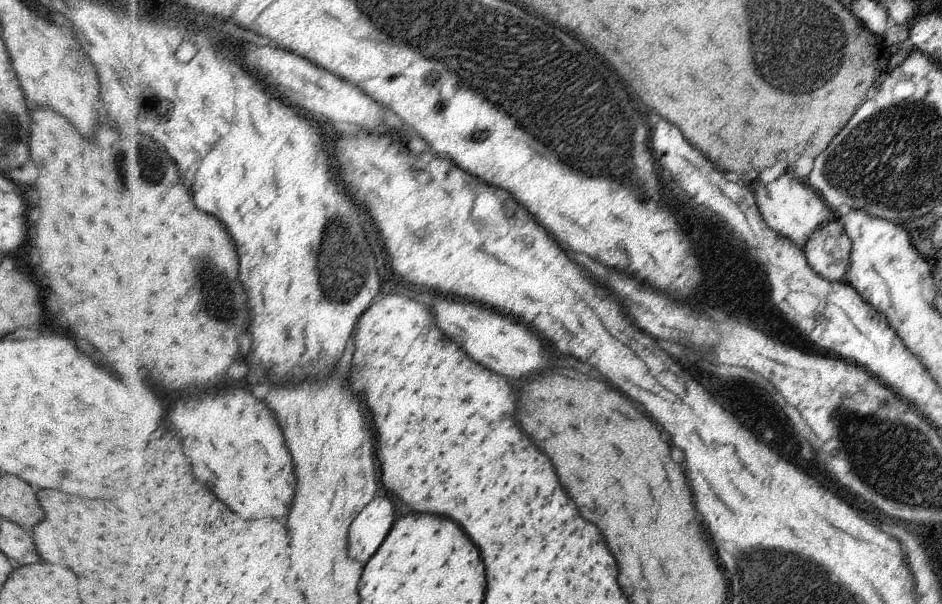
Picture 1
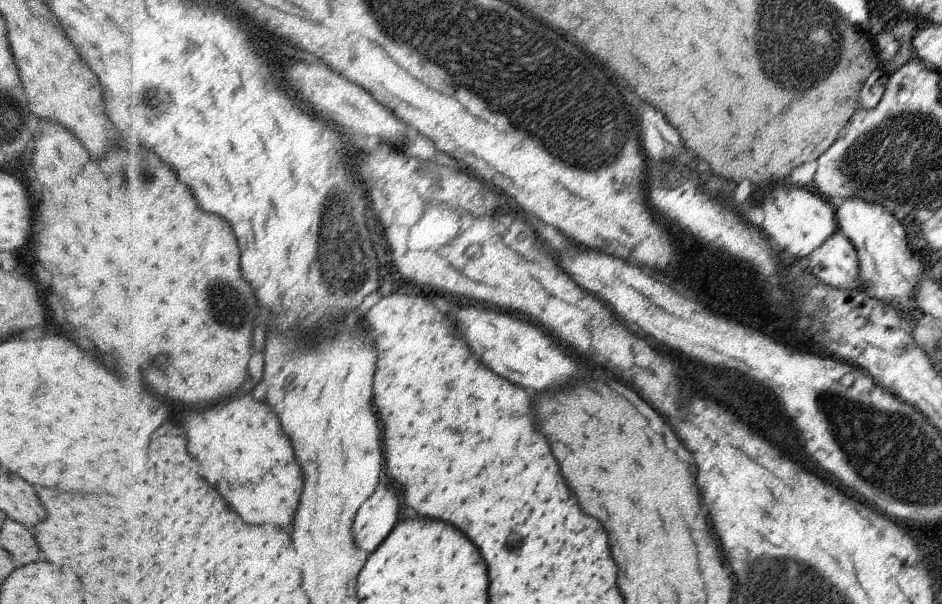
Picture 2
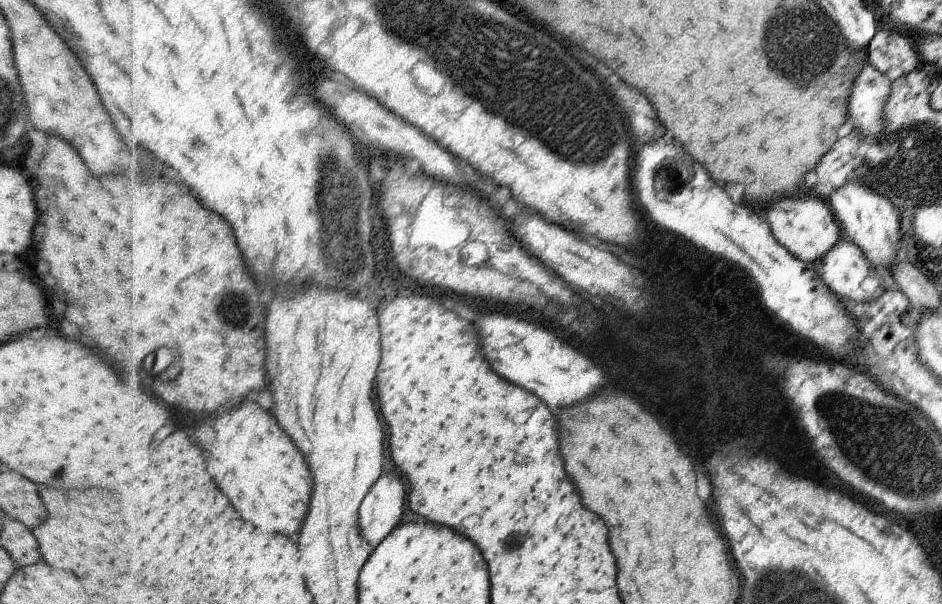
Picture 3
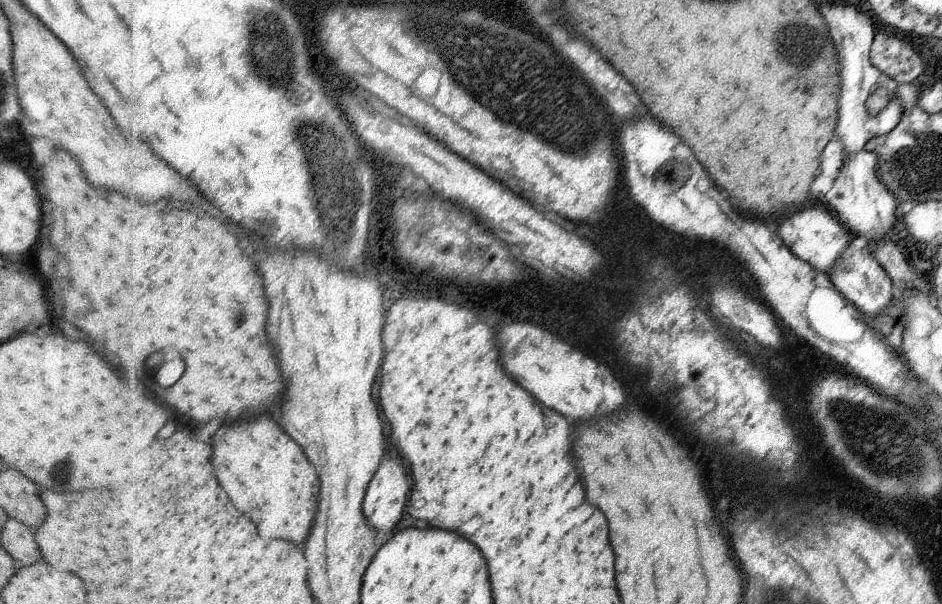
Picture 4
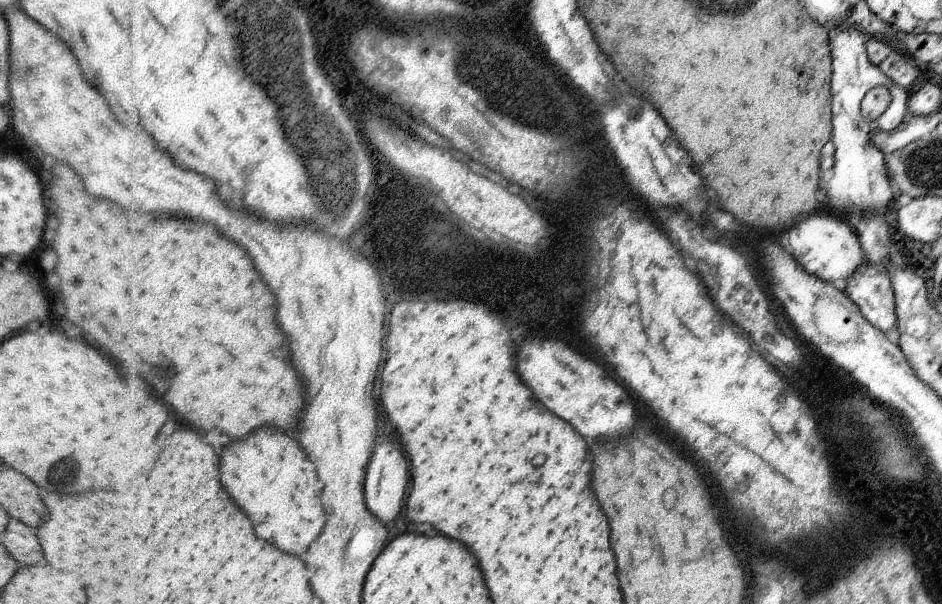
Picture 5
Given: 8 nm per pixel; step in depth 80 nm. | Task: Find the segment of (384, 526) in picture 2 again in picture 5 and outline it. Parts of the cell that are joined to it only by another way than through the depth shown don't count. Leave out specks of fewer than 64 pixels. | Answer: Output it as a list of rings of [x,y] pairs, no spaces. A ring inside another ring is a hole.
[[[388,440],[376,442],[372,472],[368,472],[368,508],[384,524],[390,524],[404,506],[408,484],[408,462]]]

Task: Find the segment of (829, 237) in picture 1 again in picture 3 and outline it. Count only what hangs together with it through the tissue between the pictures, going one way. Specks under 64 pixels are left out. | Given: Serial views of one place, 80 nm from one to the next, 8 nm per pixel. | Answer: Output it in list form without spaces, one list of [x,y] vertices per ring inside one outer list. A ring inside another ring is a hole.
[[[839,240],[823,259],[815,260],[811,264],[822,282],[830,288],[839,298],[852,299],[856,302],[870,302],[876,300],[886,289],[884,279],[880,272],[875,271],[871,262],[864,256],[863,250],[852,241]]]

